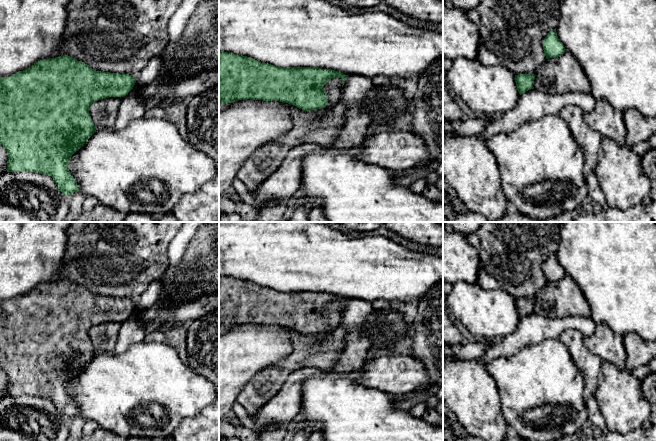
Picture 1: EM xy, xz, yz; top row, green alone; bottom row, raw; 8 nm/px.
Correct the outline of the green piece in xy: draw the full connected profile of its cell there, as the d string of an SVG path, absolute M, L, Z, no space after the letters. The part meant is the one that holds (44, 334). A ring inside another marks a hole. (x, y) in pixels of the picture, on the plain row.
M68 279L43 283L10 301L0 301L0 367L8 377L7 395L29 395L49 399L59 415L71 419L79 413L68 394L72 379L94 358L96 352L89 330L101 323L126 320L136 301L129 298L101 296Z

